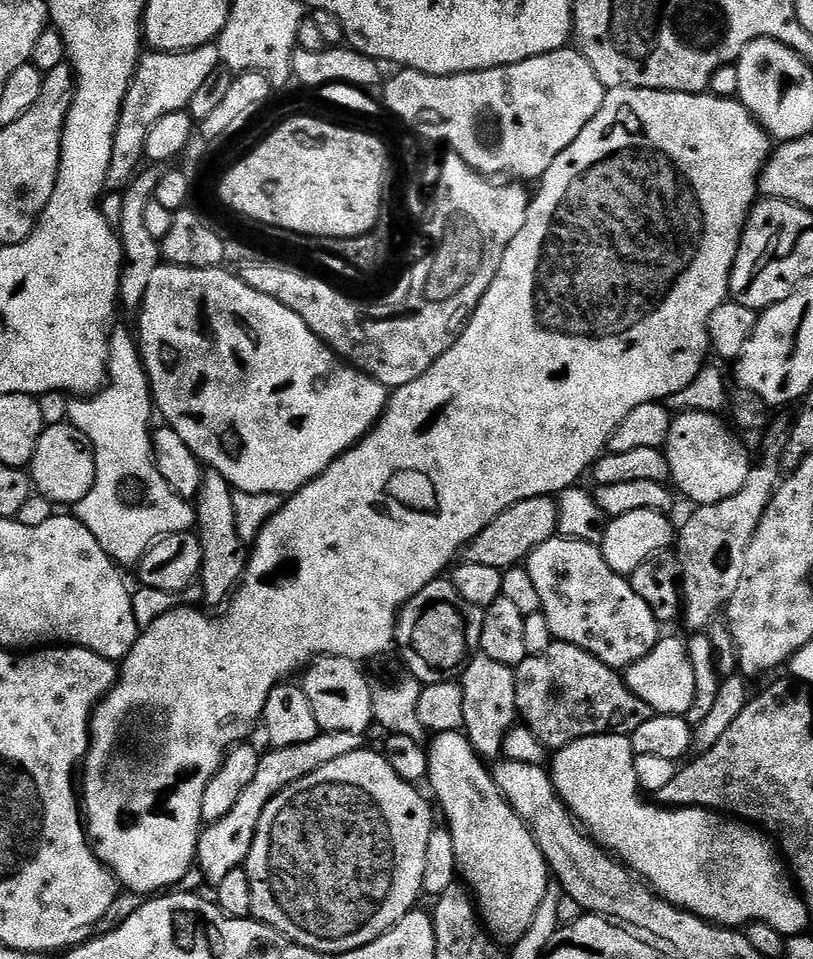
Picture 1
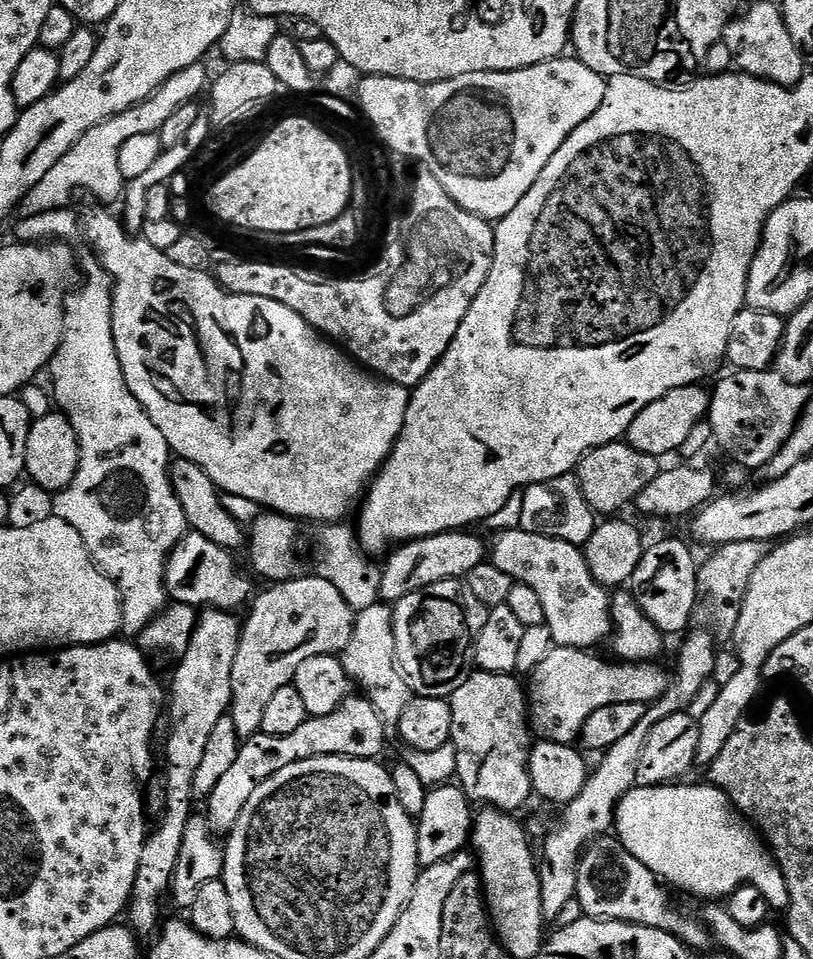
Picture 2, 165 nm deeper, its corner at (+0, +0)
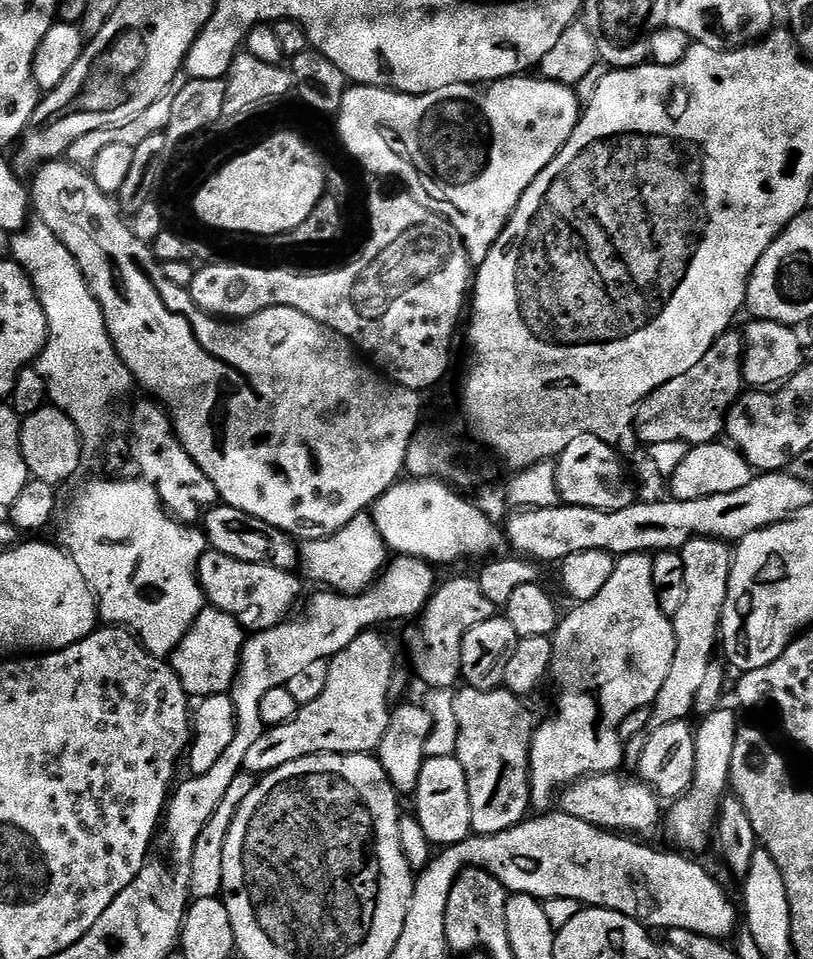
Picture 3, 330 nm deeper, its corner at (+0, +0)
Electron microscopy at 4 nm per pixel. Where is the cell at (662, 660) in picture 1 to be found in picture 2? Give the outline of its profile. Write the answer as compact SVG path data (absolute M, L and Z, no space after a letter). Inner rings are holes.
M553 647L545 661L529 675L529 725L537 739L550 740L559 744L575 743L583 731L586 719L596 710L610 705L647 704L651 705L668 691L669 673L665 673L653 661L614 661L602 660L587 649L576 647Z

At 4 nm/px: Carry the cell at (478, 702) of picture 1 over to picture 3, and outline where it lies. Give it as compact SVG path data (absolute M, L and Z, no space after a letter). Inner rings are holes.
M464 686L456 694L452 700L452 716L456 719L454 755L462 770L466 770L472 831L478 836L493 836L502 830L510 830L529 815L532 802L530 750L534 723L524 705L527 703L503 687L478 690Z

